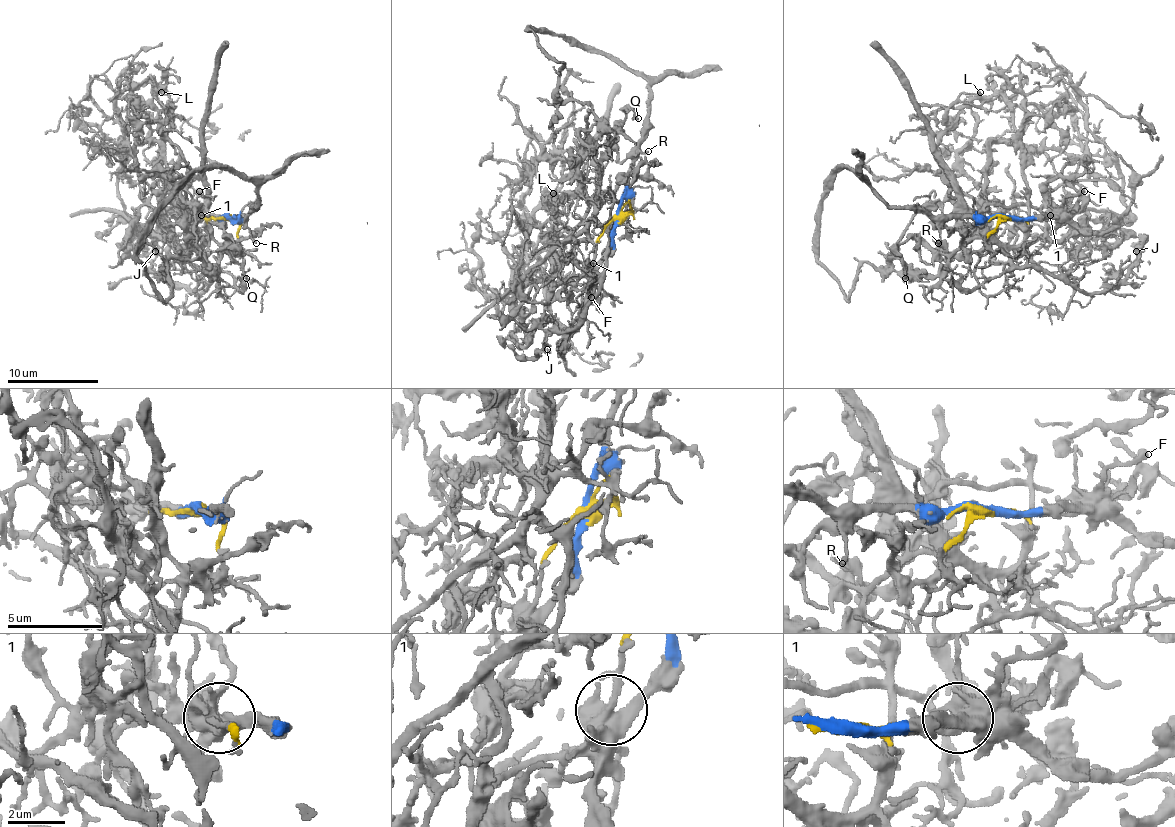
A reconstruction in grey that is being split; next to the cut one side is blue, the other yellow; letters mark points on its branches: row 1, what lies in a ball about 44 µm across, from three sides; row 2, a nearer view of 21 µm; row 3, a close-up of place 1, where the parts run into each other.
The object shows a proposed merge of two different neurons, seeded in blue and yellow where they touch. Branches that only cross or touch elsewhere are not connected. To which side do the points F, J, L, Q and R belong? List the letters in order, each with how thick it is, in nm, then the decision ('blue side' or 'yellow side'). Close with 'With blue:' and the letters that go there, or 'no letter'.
F: 340 nm | yellow side
J: 130 nm | yellow side
L: 200 nm | yellow side
Q: 160 nm | yellow side
R: 170 nm | blue side
With blue: R

